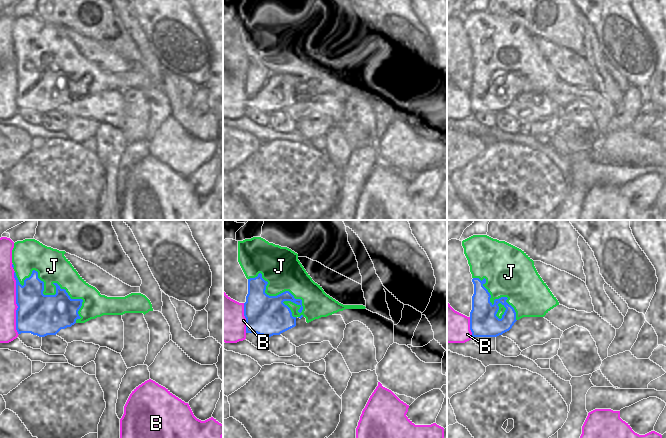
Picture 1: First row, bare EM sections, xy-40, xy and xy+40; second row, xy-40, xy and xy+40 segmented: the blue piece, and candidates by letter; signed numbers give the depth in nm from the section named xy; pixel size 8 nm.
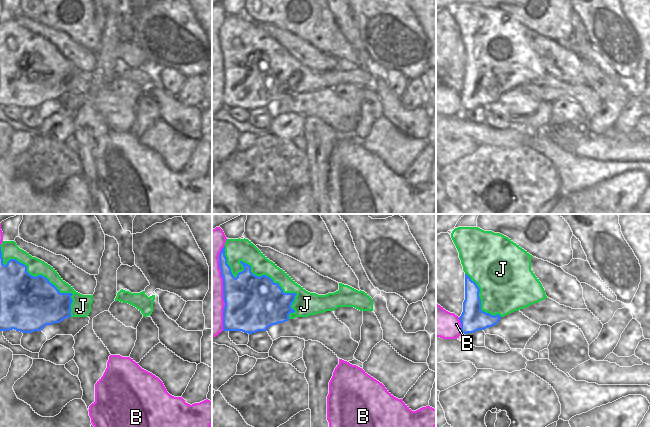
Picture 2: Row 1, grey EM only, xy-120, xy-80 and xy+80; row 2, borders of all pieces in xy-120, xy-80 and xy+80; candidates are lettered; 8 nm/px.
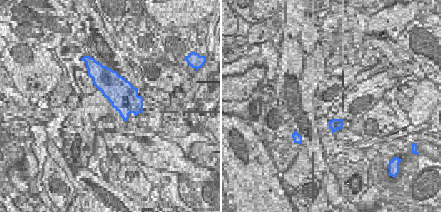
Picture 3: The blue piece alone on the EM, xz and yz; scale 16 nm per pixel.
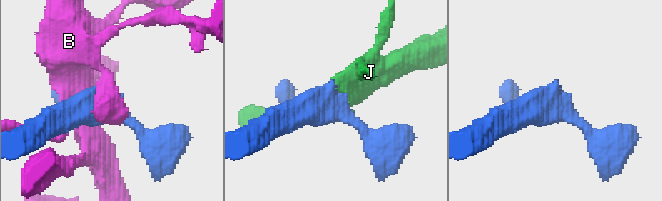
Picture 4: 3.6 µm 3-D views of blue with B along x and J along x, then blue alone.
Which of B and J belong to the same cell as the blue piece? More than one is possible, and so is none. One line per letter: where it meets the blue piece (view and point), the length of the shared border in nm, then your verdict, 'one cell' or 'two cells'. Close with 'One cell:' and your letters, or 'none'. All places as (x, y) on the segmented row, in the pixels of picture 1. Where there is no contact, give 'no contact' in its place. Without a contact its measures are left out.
B: meets blue in xy-40 at (16, 303); contact 500 nm long; two cells
J: meets blue in xy-40 at (50, 295); contact 650 nm long; one cell
One cell: J

